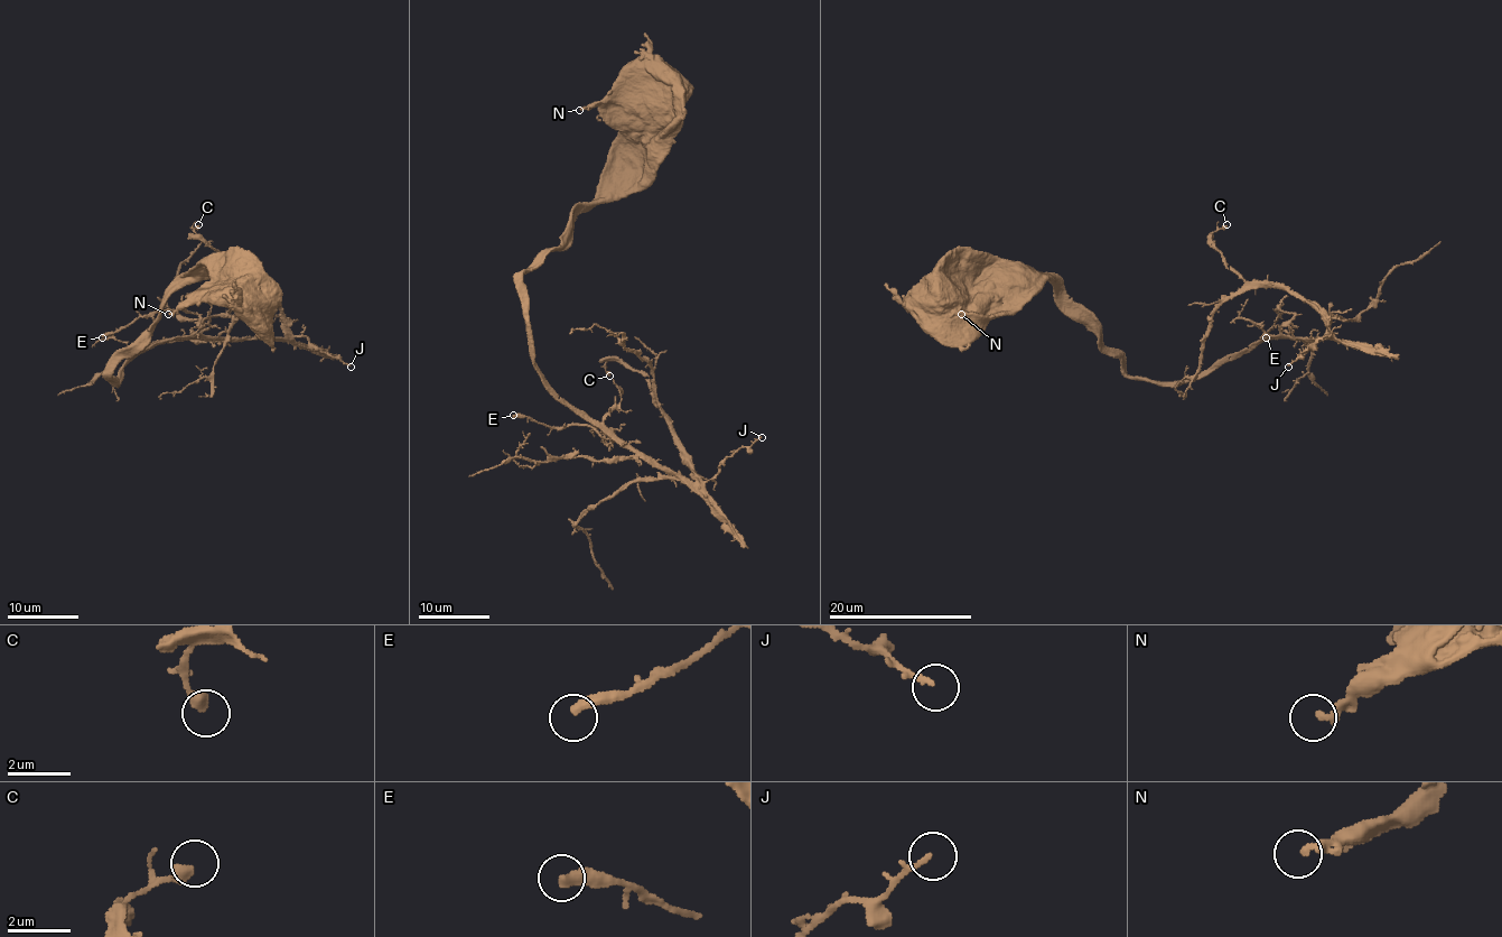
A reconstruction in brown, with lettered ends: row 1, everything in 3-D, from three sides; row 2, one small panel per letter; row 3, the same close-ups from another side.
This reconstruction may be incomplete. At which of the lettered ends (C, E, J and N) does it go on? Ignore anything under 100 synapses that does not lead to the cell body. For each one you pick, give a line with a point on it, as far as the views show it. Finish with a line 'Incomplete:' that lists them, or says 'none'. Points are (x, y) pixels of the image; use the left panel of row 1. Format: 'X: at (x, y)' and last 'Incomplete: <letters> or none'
Incomplete: none

